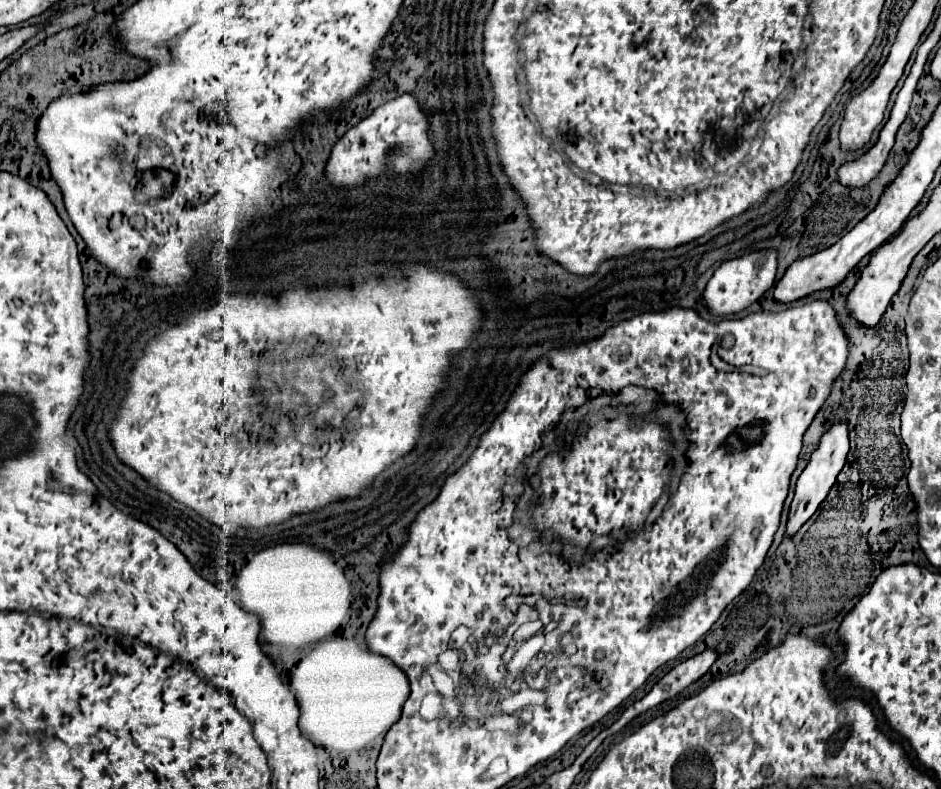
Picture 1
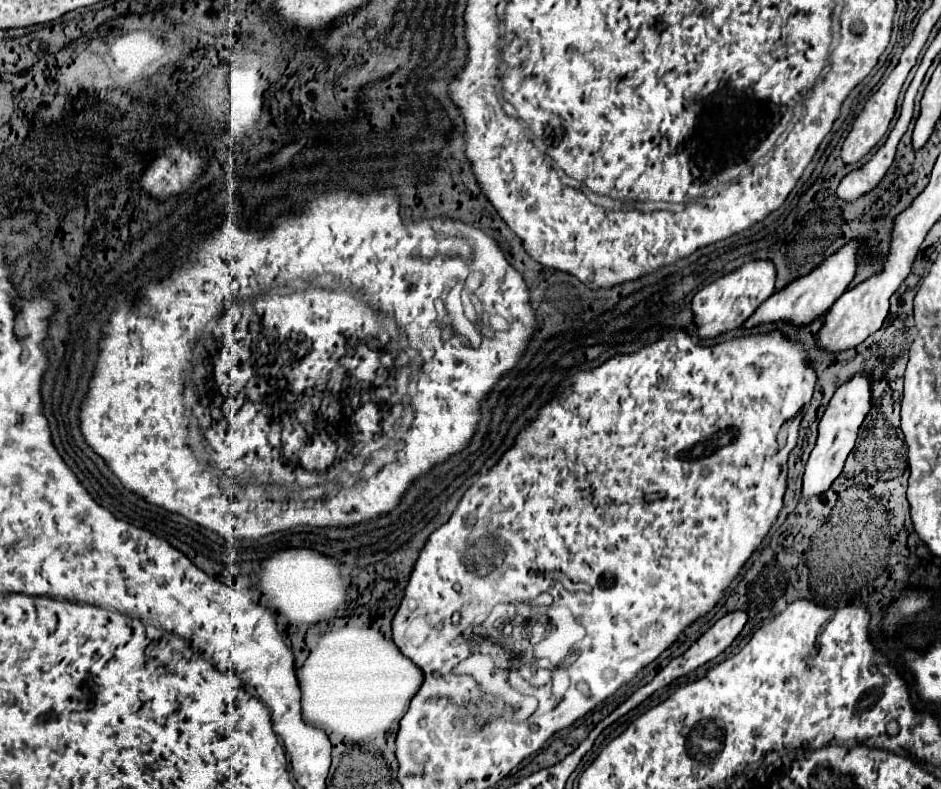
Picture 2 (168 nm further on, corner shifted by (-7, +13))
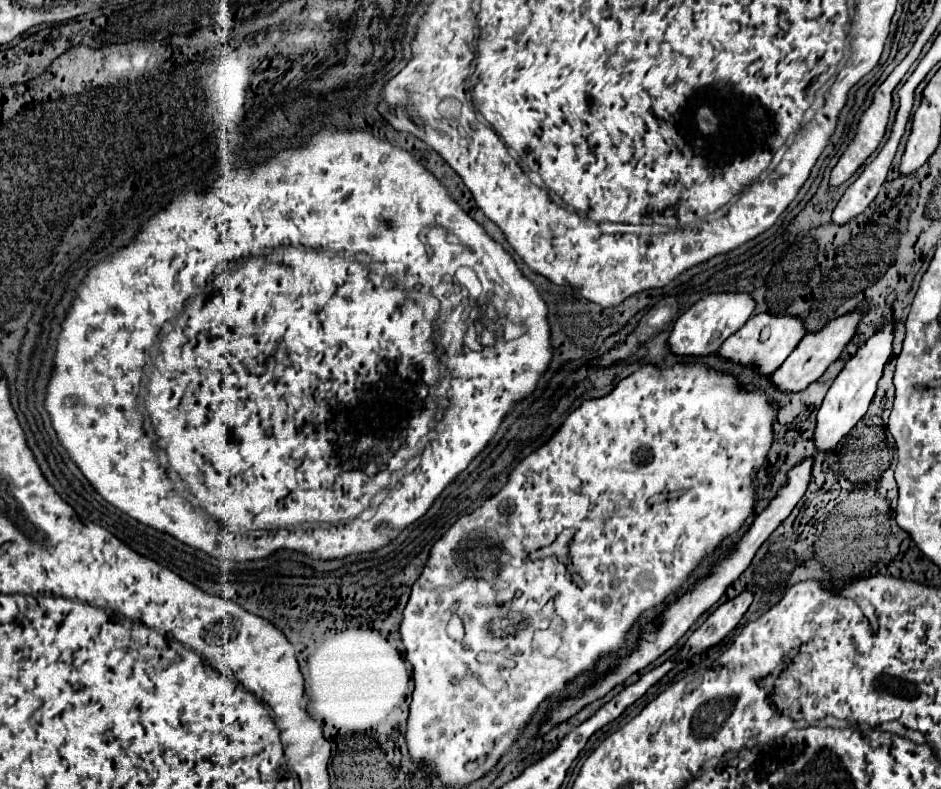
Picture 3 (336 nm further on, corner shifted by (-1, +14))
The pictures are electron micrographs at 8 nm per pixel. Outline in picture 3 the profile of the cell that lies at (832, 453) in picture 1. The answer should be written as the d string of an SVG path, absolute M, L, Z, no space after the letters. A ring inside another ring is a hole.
M889 320L881 330L877 330L863 346L859 346L859 350L853 354L853 358L843 366L843 370L839 372L839 376L835 378L835 382L831 384L823 406L817 414L817 430L815 430L815 444L821 452L827 452L831 448L837 446L837 442L849 434L849 430L863 418L863 414L867 412L867 406L875 394L877 382L883 374L883 366L885 362L891 358L893 352L893 330L895 330L895 322Z

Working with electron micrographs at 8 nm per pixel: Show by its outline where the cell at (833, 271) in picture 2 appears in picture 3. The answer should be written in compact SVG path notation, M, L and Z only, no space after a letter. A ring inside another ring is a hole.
M765 312L759 316L751 316L741 330L737 330L733 336L729 336L723 342L723 346L717 350L717 356L725 358L733 364L753 366L753 368L757 368L757 372L761 376L771 376L785 362L785 358L793 352L793 348L803 338L803 334L805 334L805 328L799 318L791 318L791 316L781 318L781 316L773 316L773 314Z

